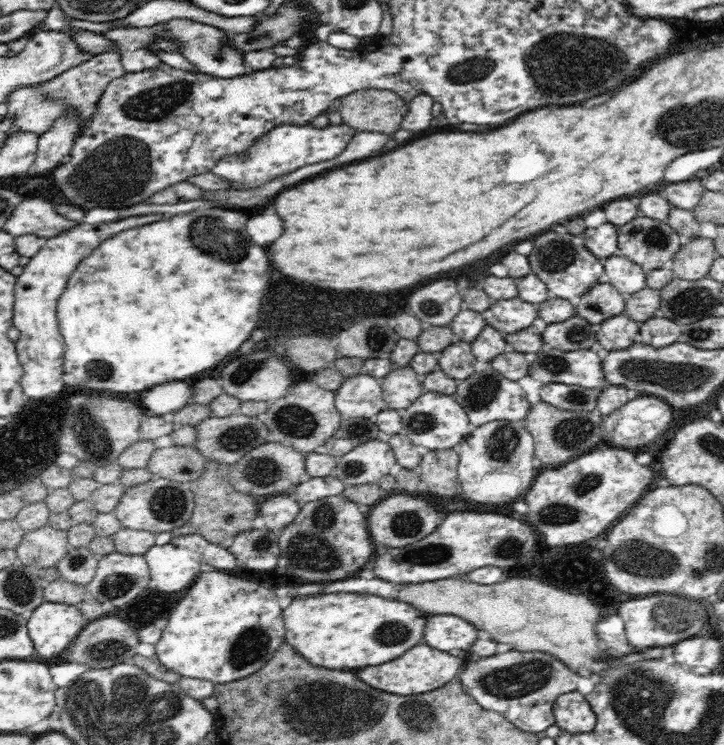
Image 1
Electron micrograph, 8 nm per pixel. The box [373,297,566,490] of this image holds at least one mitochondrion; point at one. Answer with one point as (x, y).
(505, 441)

